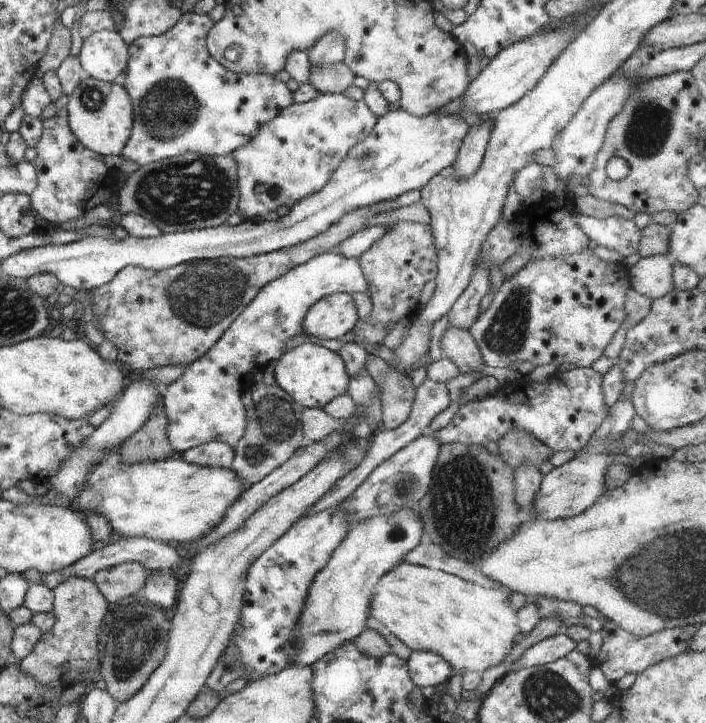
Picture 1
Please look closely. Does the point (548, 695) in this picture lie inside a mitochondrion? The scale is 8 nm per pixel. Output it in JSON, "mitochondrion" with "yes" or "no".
{"mitochondrion":"yes"}

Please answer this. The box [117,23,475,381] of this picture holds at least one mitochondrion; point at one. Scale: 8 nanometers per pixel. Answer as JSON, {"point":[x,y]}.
{"point":[192,192]}

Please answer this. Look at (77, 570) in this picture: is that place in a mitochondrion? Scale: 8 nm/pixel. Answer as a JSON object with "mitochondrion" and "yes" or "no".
{"mitochondrion":"no"}

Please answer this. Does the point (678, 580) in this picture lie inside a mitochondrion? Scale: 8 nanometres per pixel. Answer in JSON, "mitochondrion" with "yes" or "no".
{"mitochondrion":"yes"}

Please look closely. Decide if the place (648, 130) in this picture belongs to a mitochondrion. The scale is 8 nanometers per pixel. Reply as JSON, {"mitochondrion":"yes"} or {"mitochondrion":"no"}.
{"mitochondrion":"yes"}

